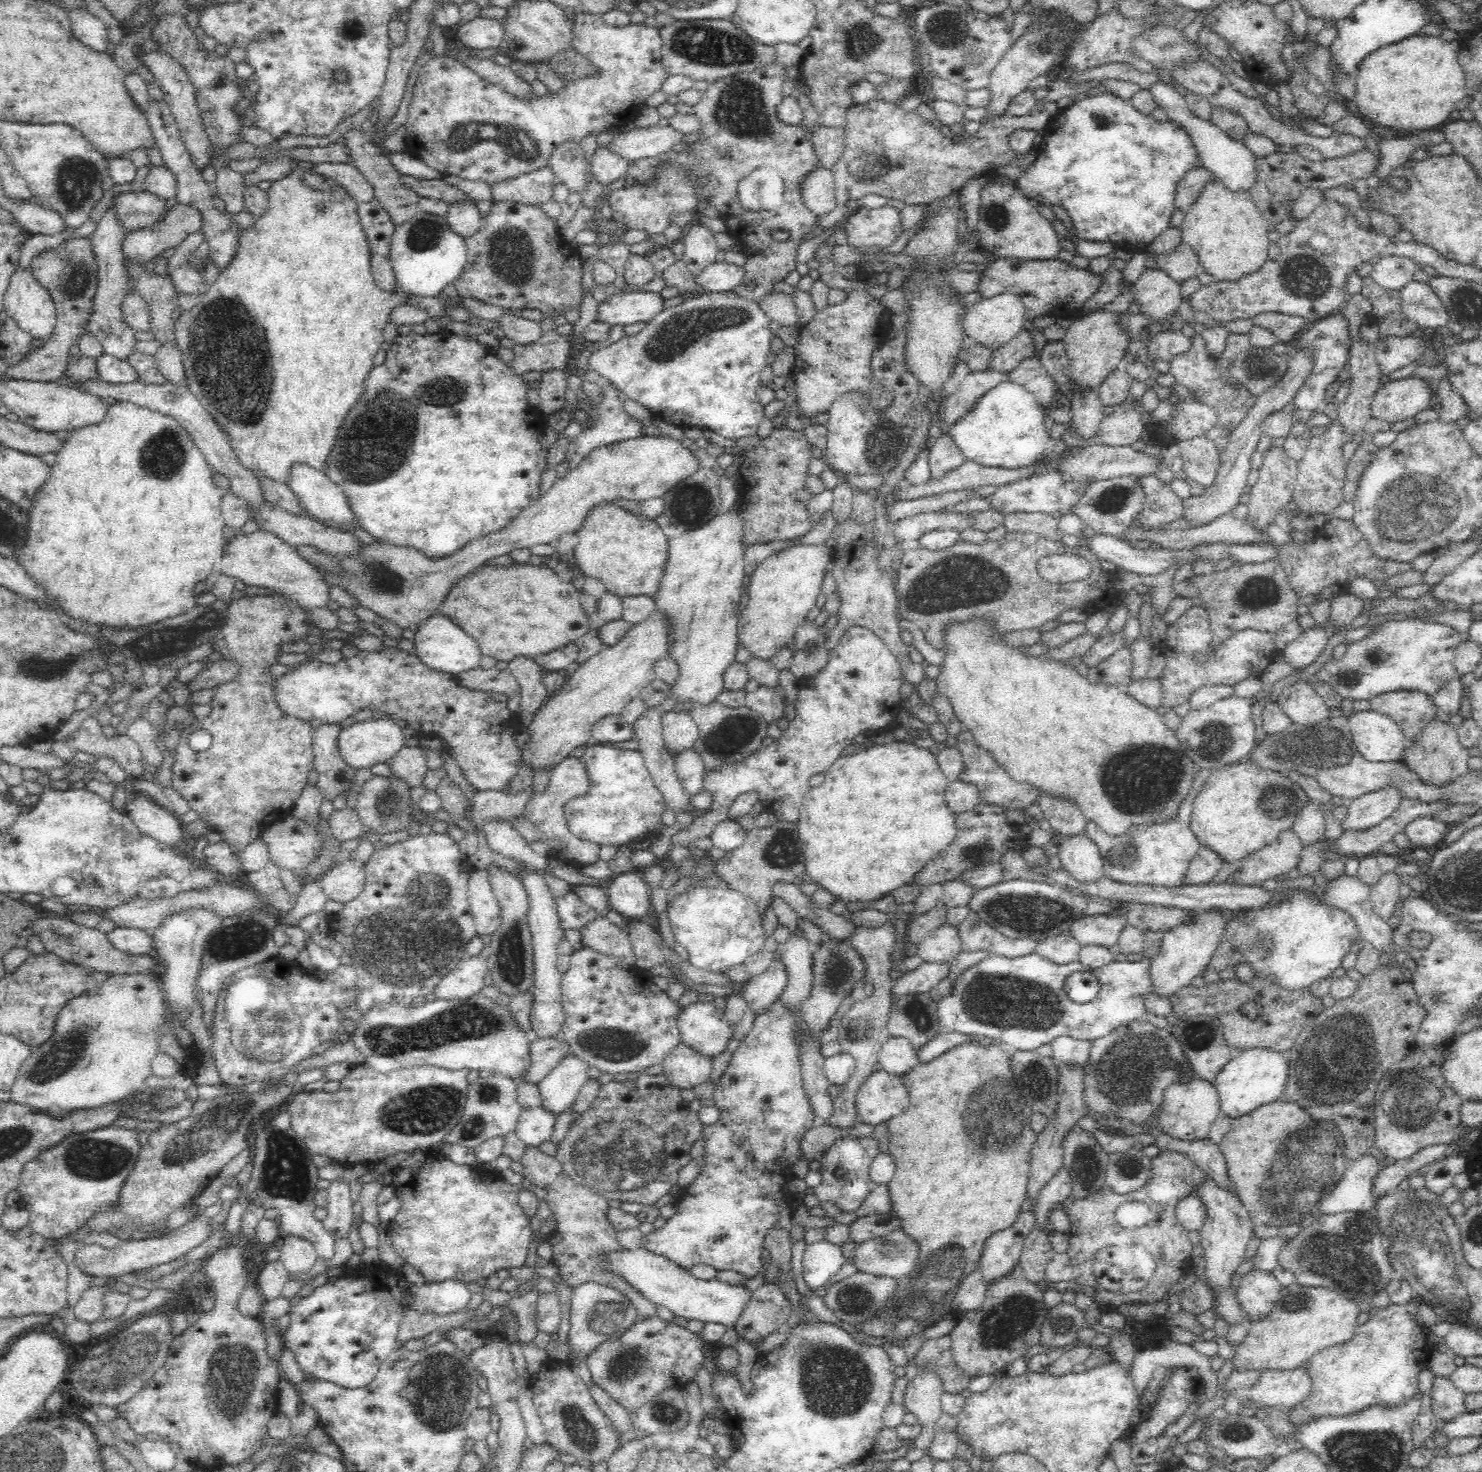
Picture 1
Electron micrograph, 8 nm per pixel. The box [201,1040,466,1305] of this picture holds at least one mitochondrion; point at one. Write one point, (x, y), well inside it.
(284, 1175)

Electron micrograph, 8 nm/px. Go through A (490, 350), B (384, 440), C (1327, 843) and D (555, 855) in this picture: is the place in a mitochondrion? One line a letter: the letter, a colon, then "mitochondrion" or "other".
A: other
B: mitochondrion
C: other
D: other

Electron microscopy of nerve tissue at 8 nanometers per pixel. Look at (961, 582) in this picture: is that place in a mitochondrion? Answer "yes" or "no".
yes

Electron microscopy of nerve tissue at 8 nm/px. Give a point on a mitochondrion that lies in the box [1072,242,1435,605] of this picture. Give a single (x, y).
(1303, 278)

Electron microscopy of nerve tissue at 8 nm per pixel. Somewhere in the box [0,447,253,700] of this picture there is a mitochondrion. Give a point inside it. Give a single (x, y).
(166, 641)

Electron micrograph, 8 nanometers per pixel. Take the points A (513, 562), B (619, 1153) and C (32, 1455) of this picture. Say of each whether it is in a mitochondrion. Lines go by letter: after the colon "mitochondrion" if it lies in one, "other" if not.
A: other
B: mitochondrion
C: mitochondrion

